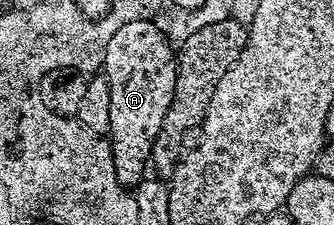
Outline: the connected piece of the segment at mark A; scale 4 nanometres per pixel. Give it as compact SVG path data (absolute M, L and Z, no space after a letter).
M139 18L122 24L106 44L102 77L110 84L110 124L107 139L112 143L114 176L125 188L135 188L146 178L154 136L162 129L162 116L174 100L176 50L156 27L155 21Z

